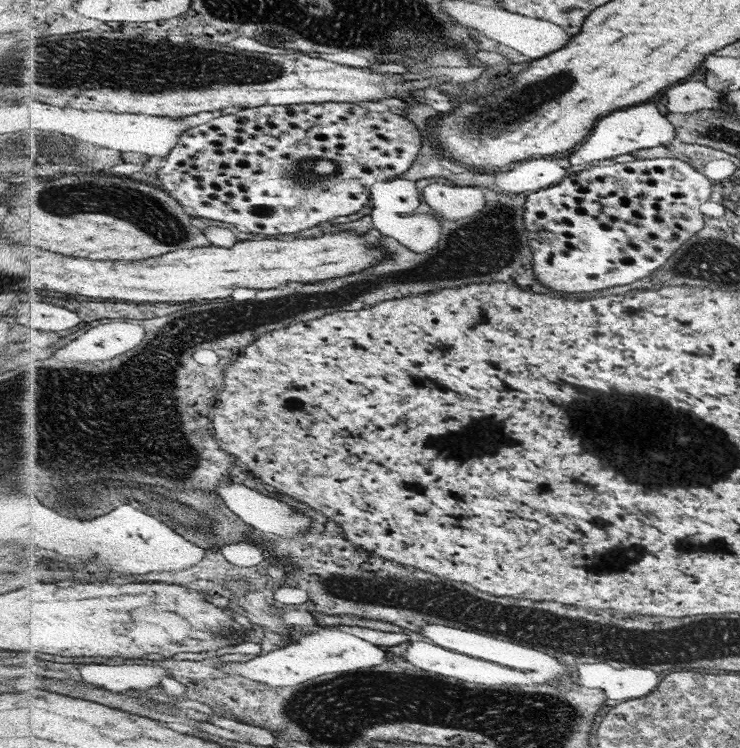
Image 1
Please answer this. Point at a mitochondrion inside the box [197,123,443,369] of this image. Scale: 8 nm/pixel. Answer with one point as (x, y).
(364, 282)

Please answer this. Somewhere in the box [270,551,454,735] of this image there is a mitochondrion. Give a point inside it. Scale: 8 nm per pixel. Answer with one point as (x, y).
(432, 710)

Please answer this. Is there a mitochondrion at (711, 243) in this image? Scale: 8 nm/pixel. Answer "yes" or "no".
yes

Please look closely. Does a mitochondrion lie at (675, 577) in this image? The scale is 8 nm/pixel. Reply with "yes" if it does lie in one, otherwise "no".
no

